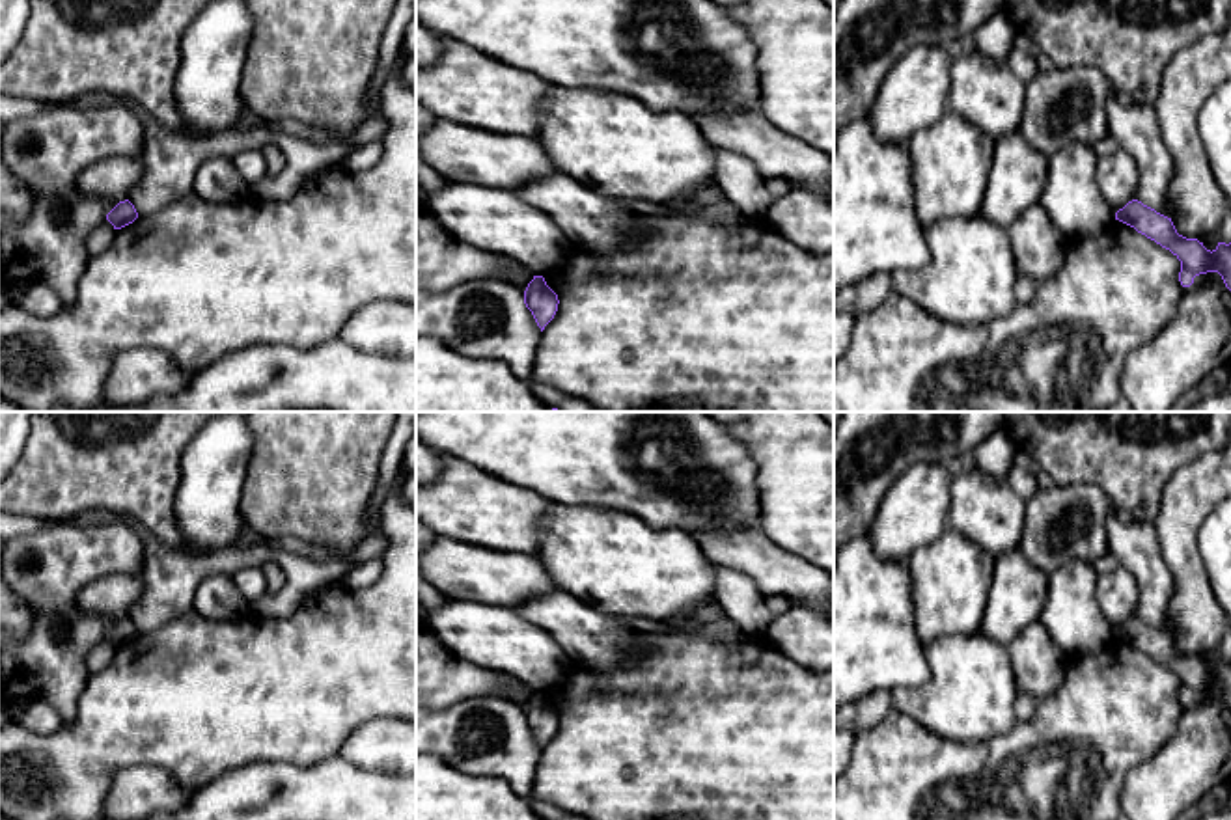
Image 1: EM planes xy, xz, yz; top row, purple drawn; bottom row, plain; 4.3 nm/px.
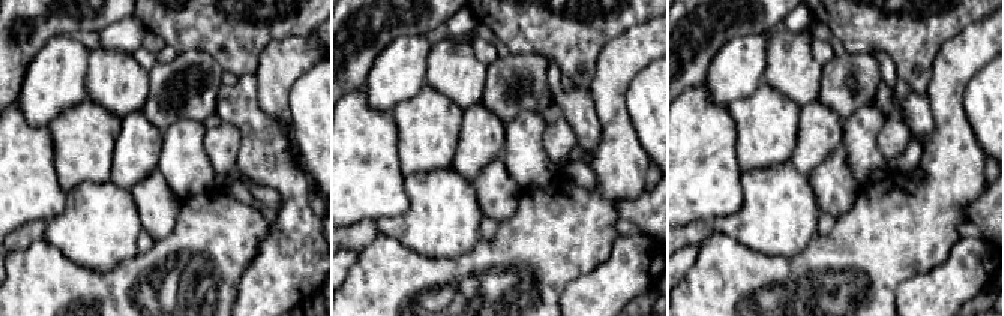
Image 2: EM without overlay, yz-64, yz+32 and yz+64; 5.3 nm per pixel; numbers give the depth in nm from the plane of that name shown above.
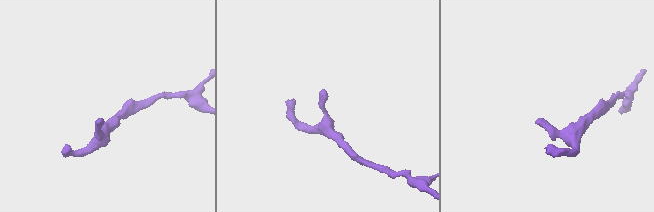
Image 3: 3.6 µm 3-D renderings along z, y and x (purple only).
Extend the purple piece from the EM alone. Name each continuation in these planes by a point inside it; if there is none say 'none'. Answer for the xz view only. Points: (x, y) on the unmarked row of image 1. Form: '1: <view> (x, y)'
none

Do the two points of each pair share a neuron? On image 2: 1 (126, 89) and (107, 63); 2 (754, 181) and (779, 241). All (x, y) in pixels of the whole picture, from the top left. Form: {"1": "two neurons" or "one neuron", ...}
{"1": "one neuron", "2": "one neuron"}

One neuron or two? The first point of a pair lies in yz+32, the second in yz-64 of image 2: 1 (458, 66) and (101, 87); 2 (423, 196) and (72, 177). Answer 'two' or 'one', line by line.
1: one
2: two

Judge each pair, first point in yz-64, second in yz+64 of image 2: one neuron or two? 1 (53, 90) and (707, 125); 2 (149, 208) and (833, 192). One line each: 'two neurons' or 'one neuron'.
1: two neurons
2: one neuron

